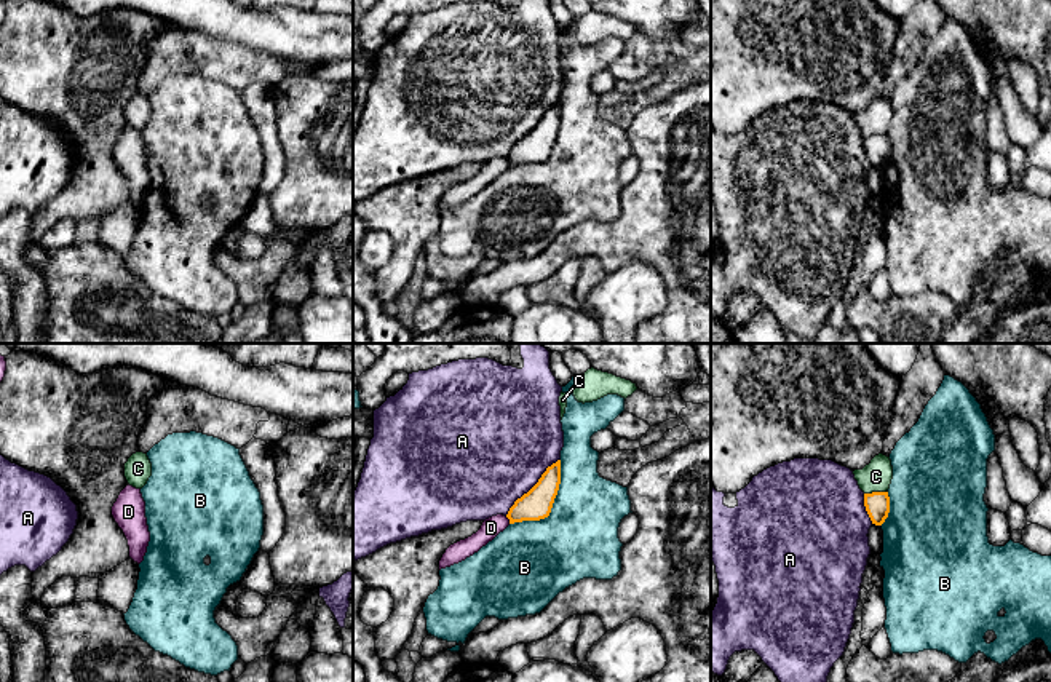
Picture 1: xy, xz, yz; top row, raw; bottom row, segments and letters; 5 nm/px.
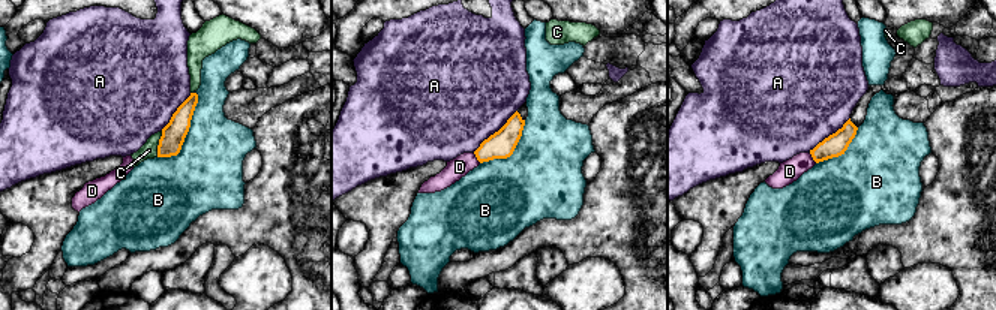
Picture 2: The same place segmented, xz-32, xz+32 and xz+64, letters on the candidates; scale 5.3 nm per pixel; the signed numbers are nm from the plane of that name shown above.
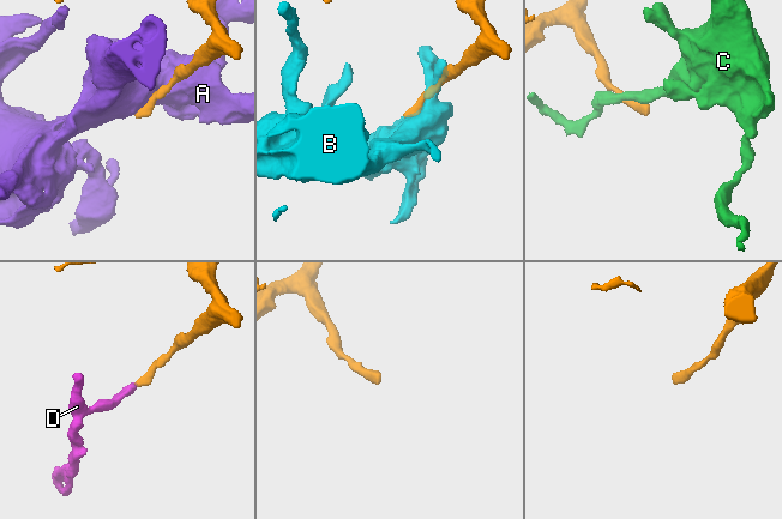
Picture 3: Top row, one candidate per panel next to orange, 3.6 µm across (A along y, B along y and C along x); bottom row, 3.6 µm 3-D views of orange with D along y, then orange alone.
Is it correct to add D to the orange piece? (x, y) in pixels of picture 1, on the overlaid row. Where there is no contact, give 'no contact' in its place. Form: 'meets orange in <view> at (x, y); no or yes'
meets orange in xz at (508, 518); no

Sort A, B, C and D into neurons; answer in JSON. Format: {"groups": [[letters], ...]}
{"groups": [["A"], ["B"], ["C"], ["D"]]}

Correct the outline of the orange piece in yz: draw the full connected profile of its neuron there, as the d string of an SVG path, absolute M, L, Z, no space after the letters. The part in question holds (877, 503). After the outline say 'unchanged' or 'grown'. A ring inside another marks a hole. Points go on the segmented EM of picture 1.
M888 492L864 494L866 511L875 525L882 525L890 513Z; unchanged

